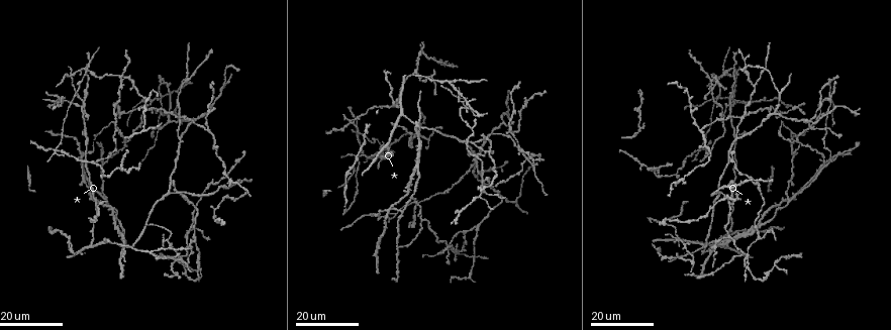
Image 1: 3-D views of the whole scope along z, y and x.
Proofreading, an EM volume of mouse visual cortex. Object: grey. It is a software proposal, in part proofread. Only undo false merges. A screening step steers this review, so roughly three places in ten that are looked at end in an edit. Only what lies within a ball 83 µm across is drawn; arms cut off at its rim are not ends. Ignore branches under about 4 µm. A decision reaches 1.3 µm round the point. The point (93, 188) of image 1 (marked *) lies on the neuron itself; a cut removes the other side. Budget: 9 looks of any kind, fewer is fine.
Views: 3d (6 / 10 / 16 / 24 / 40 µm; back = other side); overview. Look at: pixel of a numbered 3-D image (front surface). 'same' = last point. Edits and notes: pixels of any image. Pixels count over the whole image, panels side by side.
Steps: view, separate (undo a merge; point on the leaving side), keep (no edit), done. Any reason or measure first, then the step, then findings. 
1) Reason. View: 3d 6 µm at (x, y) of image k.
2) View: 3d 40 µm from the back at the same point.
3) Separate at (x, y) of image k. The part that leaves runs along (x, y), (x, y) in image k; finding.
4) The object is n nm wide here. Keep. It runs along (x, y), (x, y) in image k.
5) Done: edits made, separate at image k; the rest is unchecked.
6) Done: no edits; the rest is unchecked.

Four or more arms meet. View: 3d 24 µm at (742, 118) of image 1.

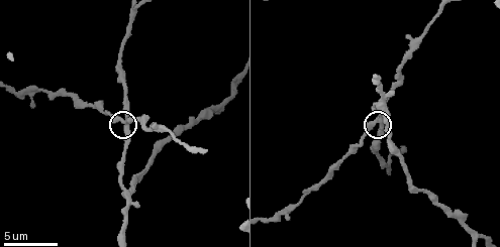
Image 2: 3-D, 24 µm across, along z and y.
Zoom in. View: 3d 10 µm at (125, 121) of image 2.

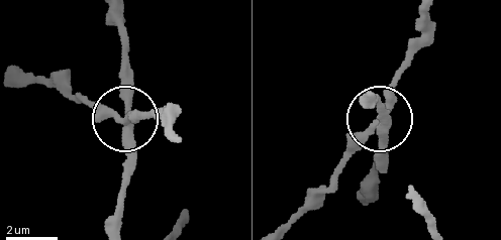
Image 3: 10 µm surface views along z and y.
The object is 280 nm wide here. Keep. Continuous, no second neuron.

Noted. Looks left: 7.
Four arms meet. View: 3d 16 µm at (159, 99) of image 1.

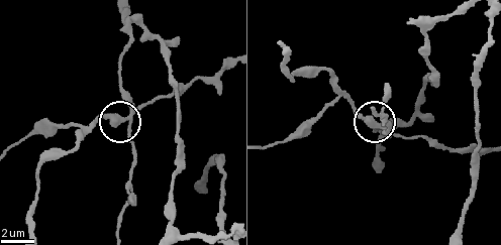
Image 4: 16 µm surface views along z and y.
Zoom in. View: 3d 6 µm at (130, 119) of image 4.

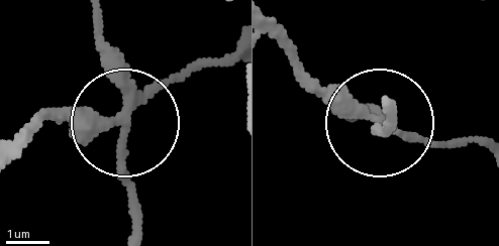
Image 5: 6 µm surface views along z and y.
4 arms meet here. Keep. One neuron here.

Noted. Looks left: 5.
Four arms meet. View: 3d 24 µm at (729, 102) of image 1.

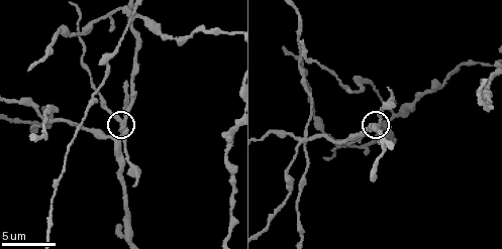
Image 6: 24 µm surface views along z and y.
View: 3d 6 µm at (123, 121) of image 6.

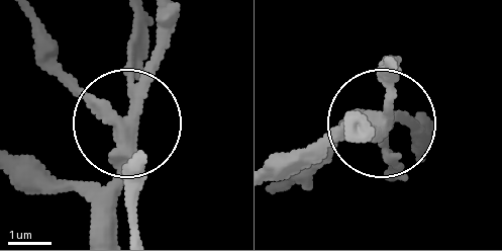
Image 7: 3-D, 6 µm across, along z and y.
The object is 340 nm wide here. Separate at (141, 161) of image 7. The part that leaves runs along (122, 139), (68, 77), (42, 22) in image 7; two neurons meet here.

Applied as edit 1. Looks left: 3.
Redraw. View: overview.

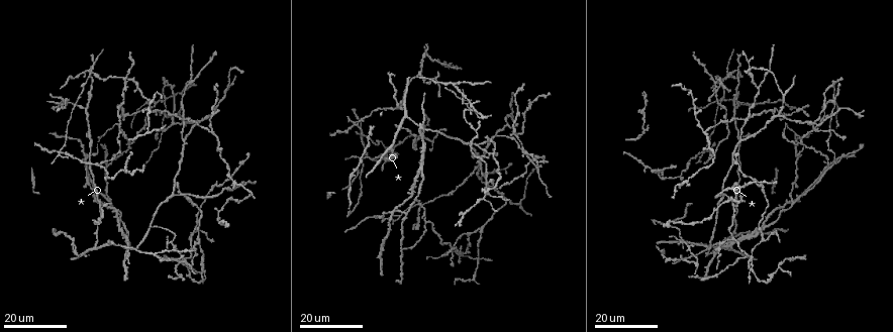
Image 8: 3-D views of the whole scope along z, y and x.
Four-way junction. View: 3d 16 µm at (704, 152) of image 8.

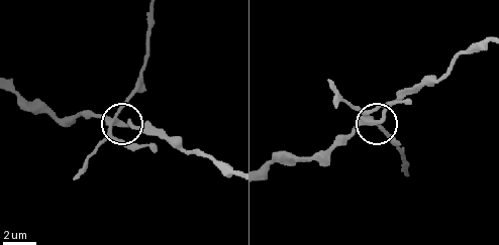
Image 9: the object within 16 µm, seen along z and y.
View: 3d 10 µm at (364, 122) of image 9.

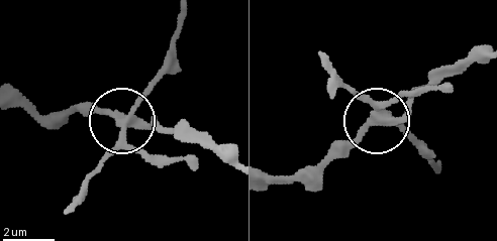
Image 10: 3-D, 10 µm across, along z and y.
4 arms meet here. Keep. Continuous, no second neuron.

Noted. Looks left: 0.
Done: edits made, separate at image 7; the rest is unchecked.

